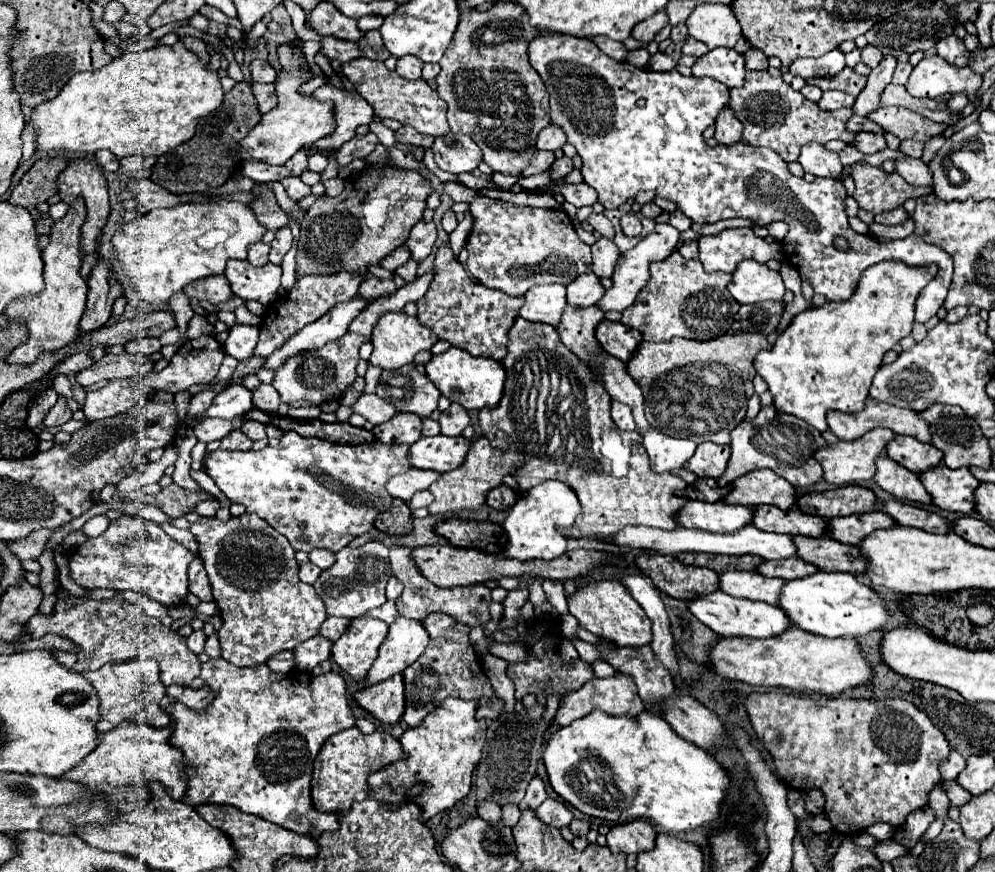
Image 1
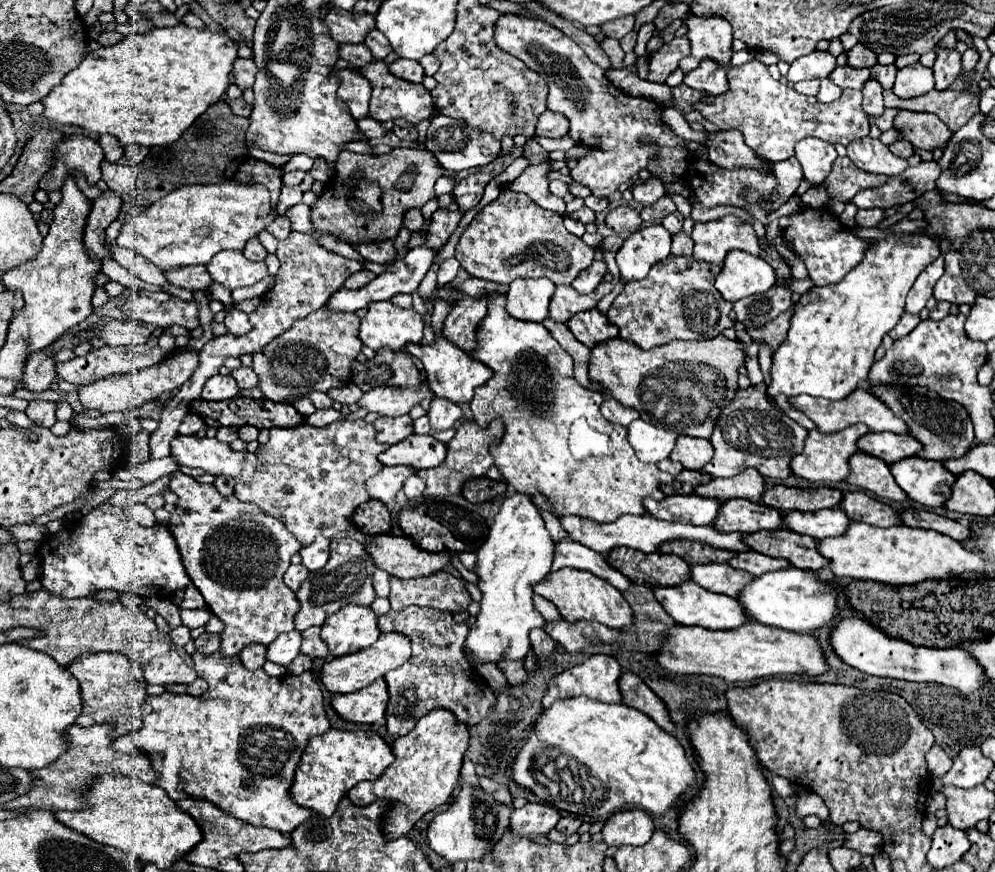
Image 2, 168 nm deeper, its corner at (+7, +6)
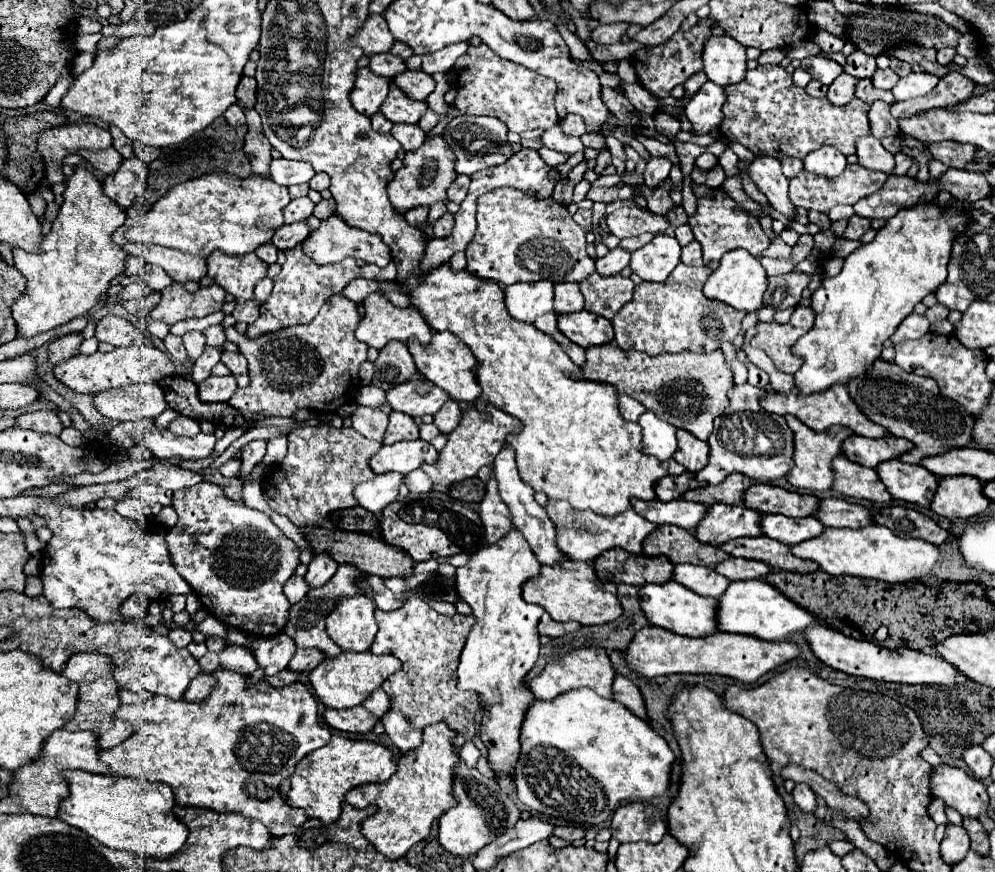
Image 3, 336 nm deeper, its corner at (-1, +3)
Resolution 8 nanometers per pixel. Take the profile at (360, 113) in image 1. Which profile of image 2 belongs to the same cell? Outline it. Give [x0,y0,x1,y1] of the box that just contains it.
[344,69,372,119]

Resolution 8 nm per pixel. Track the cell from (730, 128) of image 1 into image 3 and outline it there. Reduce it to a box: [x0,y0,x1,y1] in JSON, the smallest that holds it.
[750,156,796,220]

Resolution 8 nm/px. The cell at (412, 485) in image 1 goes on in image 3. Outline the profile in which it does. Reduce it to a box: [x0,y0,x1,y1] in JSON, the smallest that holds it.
[354,472,404,516]

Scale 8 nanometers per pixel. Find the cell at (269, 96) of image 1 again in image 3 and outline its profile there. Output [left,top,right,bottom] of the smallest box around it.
[224,104,246,126]

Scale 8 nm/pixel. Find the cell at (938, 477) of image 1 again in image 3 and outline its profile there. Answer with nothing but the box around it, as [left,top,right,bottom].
[876,460,938,506]

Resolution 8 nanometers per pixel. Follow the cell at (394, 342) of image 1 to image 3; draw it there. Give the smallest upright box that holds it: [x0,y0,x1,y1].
[356,292,430,350]

